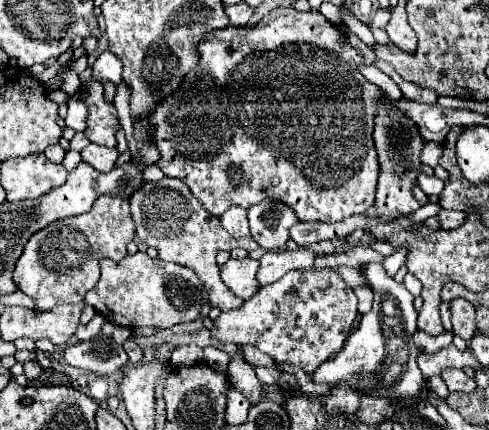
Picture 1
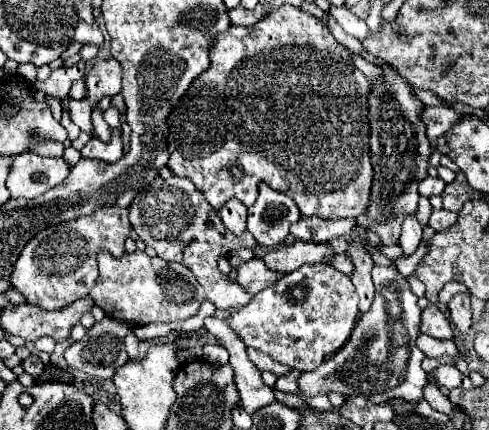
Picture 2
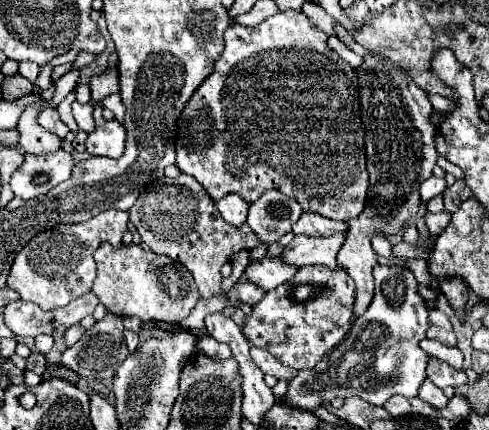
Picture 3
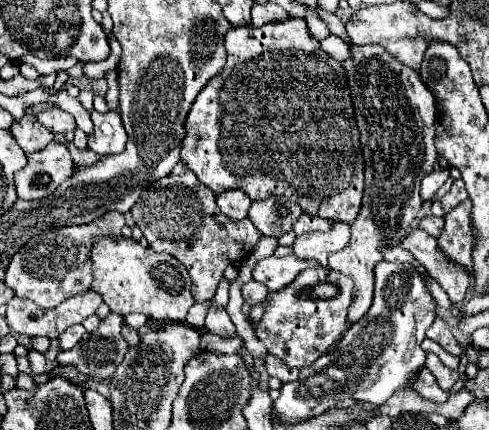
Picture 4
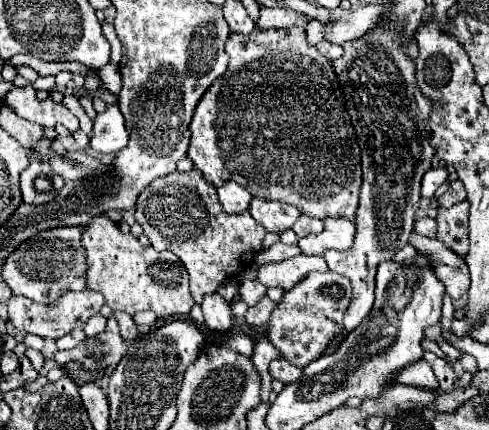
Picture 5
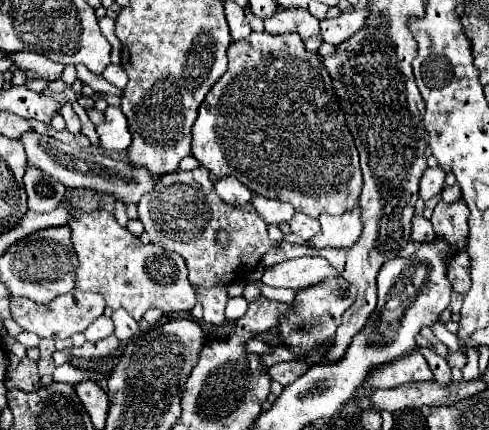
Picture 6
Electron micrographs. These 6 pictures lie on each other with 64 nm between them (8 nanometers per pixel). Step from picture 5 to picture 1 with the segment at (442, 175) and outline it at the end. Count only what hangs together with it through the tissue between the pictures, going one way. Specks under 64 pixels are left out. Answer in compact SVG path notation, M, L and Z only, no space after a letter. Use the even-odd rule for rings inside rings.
M426 174L418 176L418 184L420 184L420 188L424 190L426 196L440 194L442 188L444 188L444 180L440 180L438 176L426 176Z

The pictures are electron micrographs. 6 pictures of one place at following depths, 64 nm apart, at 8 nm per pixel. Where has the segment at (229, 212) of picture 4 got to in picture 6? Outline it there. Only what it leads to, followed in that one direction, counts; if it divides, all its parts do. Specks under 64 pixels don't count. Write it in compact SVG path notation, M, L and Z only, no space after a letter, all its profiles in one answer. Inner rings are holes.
M226 176L226 178L218 180L216 192L228 206L244 206L244 204L250 202L253 196L252 191L232 176Z

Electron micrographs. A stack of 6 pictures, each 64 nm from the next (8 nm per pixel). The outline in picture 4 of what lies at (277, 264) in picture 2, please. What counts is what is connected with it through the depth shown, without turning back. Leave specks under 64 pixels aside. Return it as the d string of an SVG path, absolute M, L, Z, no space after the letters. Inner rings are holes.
M336 222L330 232L312 232L296 236L292 250L300 260L316 260L322 266L328 266L328 254L340 252L350 240L350 226Z

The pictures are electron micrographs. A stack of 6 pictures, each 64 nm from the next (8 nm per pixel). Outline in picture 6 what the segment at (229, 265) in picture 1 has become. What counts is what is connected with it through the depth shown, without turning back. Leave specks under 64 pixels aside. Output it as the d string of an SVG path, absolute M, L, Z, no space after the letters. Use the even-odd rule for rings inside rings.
M304 256L292 258L280 264L274 264L264 270L262 284L274 288L306 288L314 286L328 276L338 276L338 272L322 256Z

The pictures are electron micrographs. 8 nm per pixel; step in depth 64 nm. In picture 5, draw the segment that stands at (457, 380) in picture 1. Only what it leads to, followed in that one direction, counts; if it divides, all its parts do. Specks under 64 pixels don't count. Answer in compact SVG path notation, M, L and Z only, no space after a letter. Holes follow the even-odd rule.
M424 352L424 360L432 366L436 378L440 382L440 388L444 392L450 392L454 388L454 382L456 382L456 374L454 374L452 366L448 362L444 362L442 358L438 358L436 354L432 354L432 352Z

